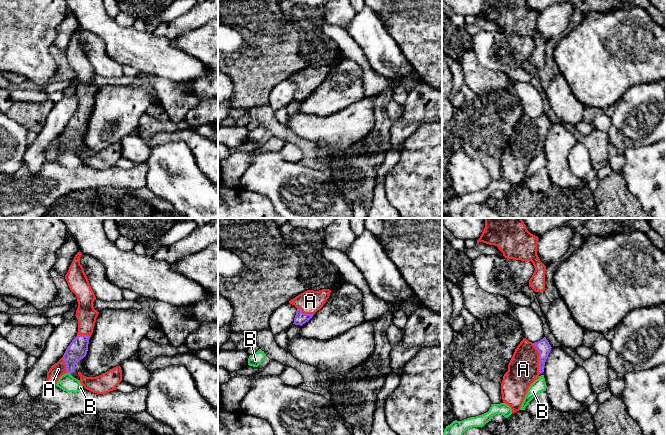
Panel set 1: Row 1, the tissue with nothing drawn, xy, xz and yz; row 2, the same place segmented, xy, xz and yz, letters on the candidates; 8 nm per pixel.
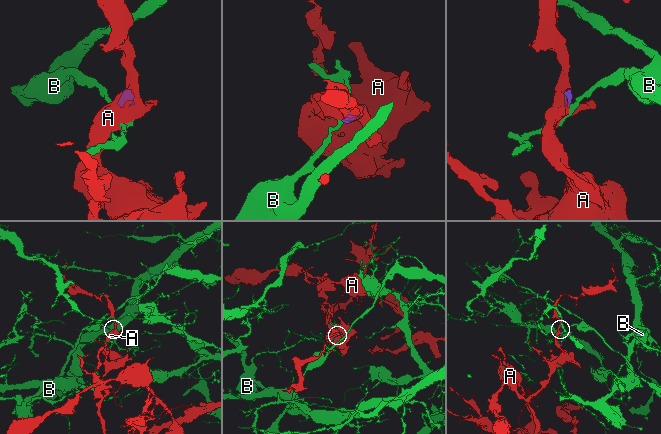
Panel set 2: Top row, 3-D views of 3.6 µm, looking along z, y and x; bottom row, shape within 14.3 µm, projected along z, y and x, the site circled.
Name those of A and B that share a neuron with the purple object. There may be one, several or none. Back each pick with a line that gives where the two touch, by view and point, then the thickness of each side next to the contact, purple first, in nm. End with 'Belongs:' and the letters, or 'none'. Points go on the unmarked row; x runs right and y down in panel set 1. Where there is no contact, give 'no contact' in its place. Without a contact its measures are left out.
A: yz (539, 134) | 110/260 nm
Belongs: A

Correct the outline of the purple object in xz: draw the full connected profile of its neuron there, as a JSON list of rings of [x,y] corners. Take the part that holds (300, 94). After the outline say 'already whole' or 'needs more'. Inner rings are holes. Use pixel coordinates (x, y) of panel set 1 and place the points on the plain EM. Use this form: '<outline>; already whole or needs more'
[[[329,65],[307,66],[291,75],[289,79],[297,84],[293,100],[302,102],[308,98],[323,83],[330,69]]]; needs more

